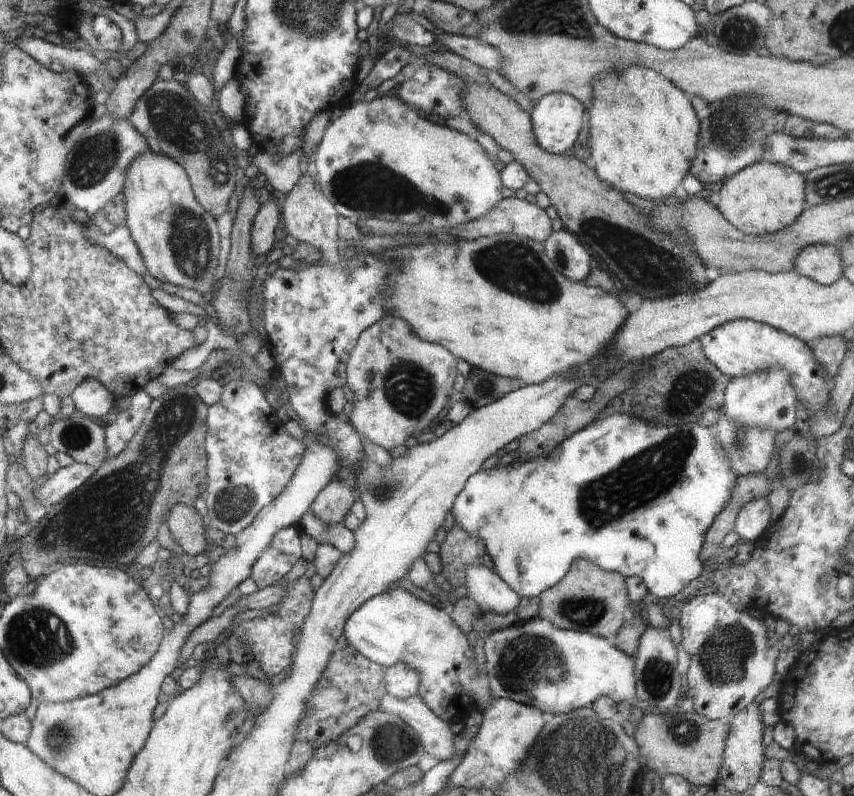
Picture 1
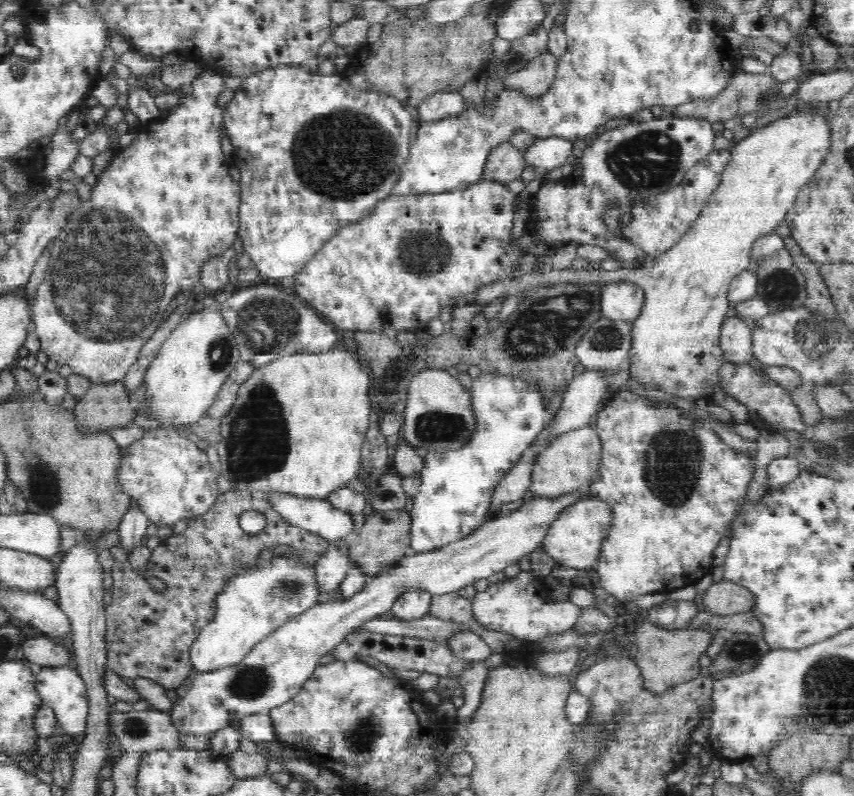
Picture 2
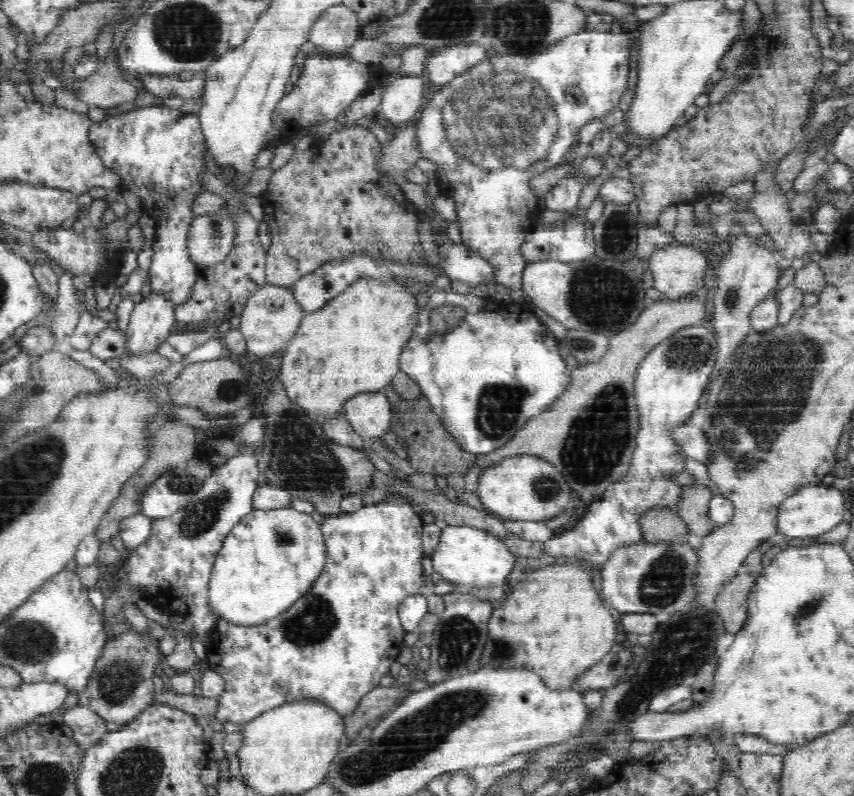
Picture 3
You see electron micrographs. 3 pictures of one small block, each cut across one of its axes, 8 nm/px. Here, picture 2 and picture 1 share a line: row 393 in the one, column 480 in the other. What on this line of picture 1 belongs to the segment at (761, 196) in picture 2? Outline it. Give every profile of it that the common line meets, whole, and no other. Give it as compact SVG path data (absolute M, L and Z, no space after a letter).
M398 587L370 598L349 617L345 636L350 646L380 666L388 668L402 662L418 670L421 686L417 695L447 723L456 720L456 710L463 722L472 712L483 714L492 700L489 674L478 668L468 636L442 607L437 608L410 591Z

